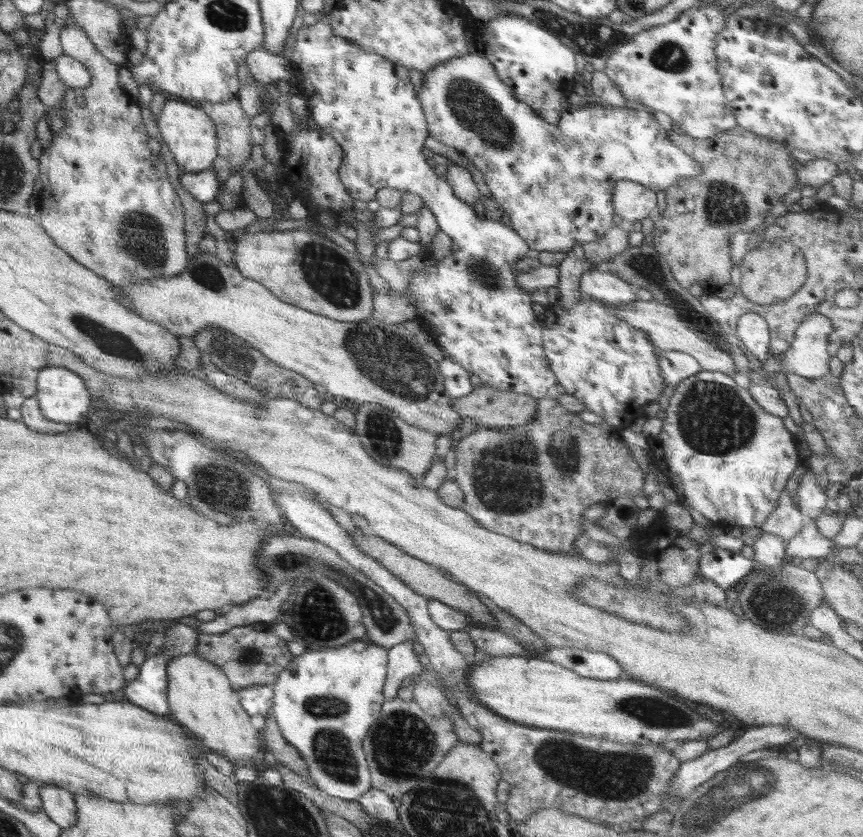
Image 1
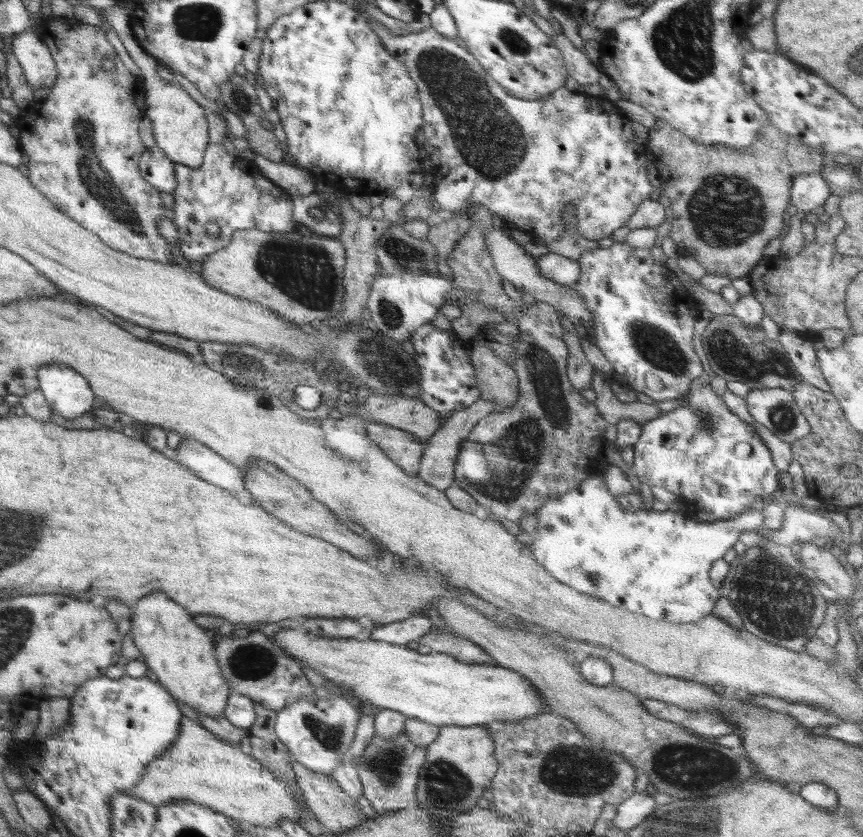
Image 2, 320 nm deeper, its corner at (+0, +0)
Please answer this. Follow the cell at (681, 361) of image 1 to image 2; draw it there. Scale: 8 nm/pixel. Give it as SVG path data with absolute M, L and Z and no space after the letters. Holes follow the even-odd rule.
M614 242L608 248L598 247L578 257L580 276L570 286L582 297L593 318L592 344L600 349L616 377L610 380L625 384L636 394L642 393L654 402L680 399L704 374L703 365L694 351L694 324L700 316L699 304L688 298L688 290L678 276L652 258L650 250Z

